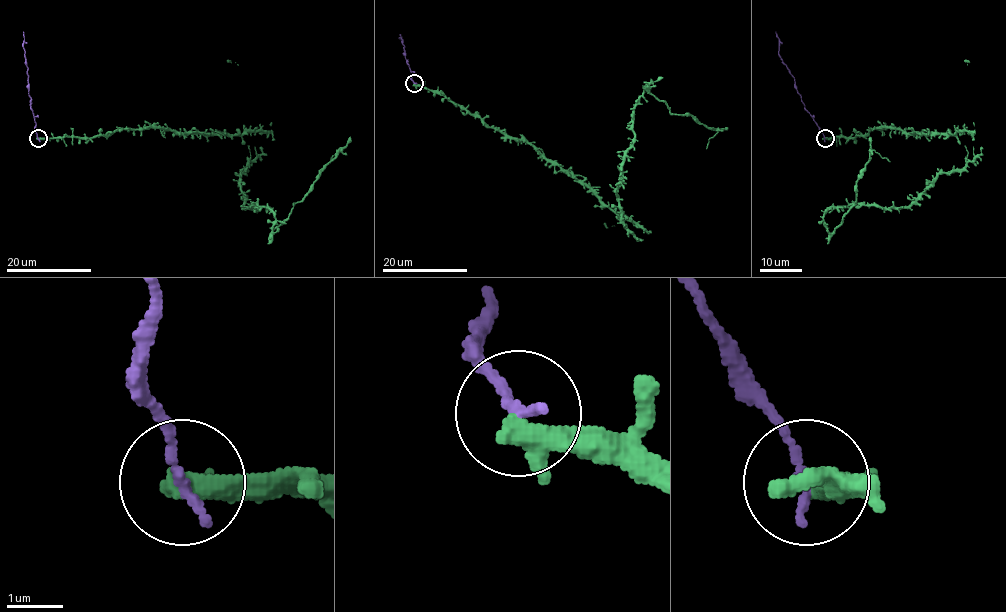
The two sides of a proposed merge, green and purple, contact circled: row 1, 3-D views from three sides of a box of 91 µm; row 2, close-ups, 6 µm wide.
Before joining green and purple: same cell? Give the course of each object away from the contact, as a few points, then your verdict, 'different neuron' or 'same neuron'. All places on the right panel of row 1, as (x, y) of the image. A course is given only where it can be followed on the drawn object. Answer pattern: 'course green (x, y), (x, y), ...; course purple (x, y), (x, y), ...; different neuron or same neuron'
course green (825, 138), (897, 127), (968, 153), (910, 205), (830, 208), (828, 231), (869, 153), (890, 161); course purple (825, 138), (805, 108), (794, 77), (779, 55), (775, 32); different neuron

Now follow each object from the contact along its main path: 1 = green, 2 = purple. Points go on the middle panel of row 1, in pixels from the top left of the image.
1: (414, 83), (531, 143), (626, 226), (617, 183), (651, 81), (671, 113), (717, 131), (706, 148)
2: (414, 83), (400, 34)

